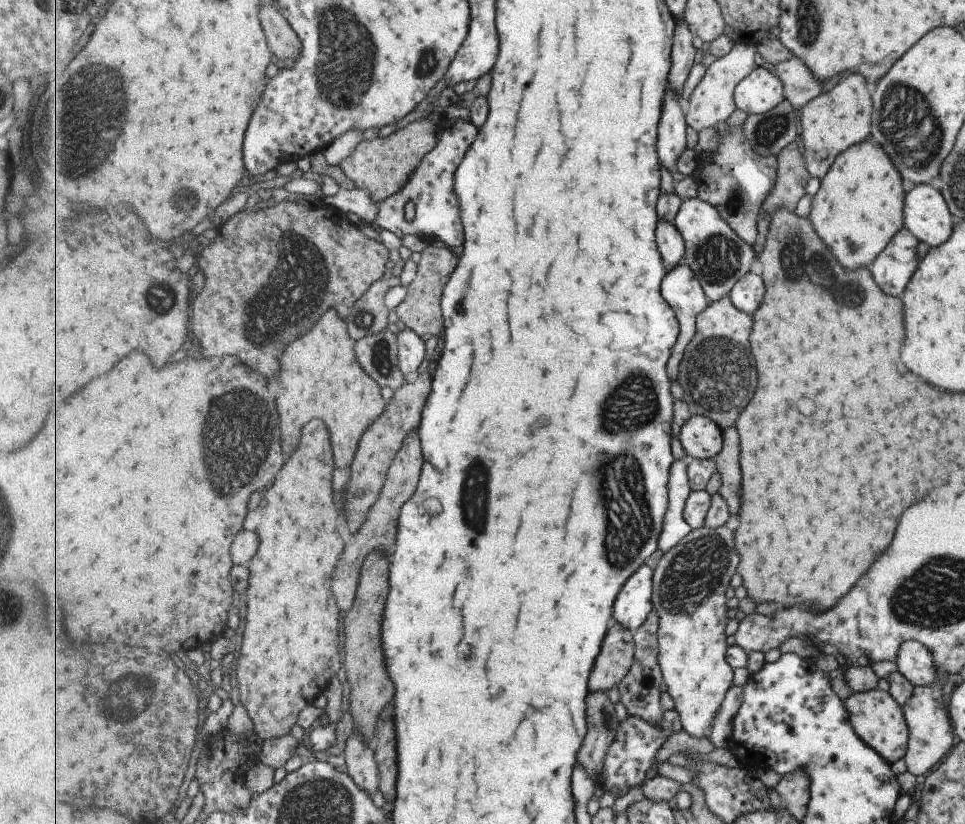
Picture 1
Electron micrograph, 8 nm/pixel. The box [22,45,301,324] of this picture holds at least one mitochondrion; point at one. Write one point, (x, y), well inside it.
(72, 137)

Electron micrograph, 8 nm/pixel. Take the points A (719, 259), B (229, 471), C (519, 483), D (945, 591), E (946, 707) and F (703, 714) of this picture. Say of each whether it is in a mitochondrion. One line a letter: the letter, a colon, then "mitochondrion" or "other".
A: mitochondrion
B: mitochondrion
C: other
D: mitochondrion
E: other
F: other

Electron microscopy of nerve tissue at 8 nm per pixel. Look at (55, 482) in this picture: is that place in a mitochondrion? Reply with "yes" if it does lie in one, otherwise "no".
no

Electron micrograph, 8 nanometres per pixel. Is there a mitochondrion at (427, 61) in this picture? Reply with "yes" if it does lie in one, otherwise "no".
yes

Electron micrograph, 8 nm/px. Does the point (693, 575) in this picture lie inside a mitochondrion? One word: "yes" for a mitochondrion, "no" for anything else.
yes

